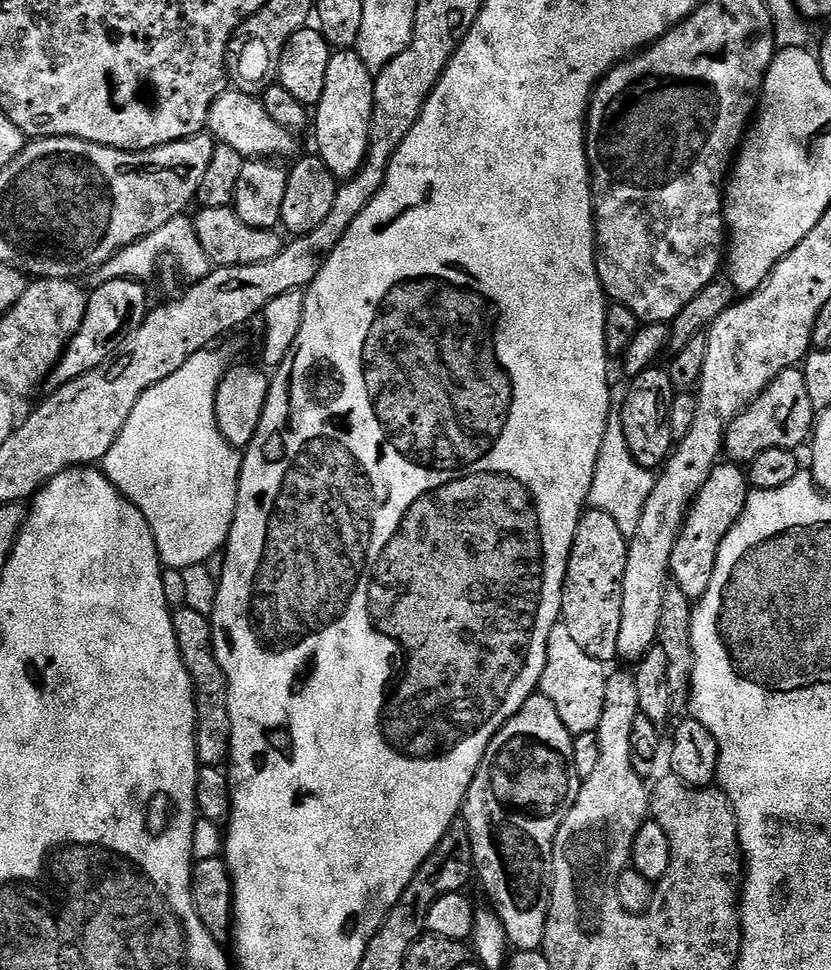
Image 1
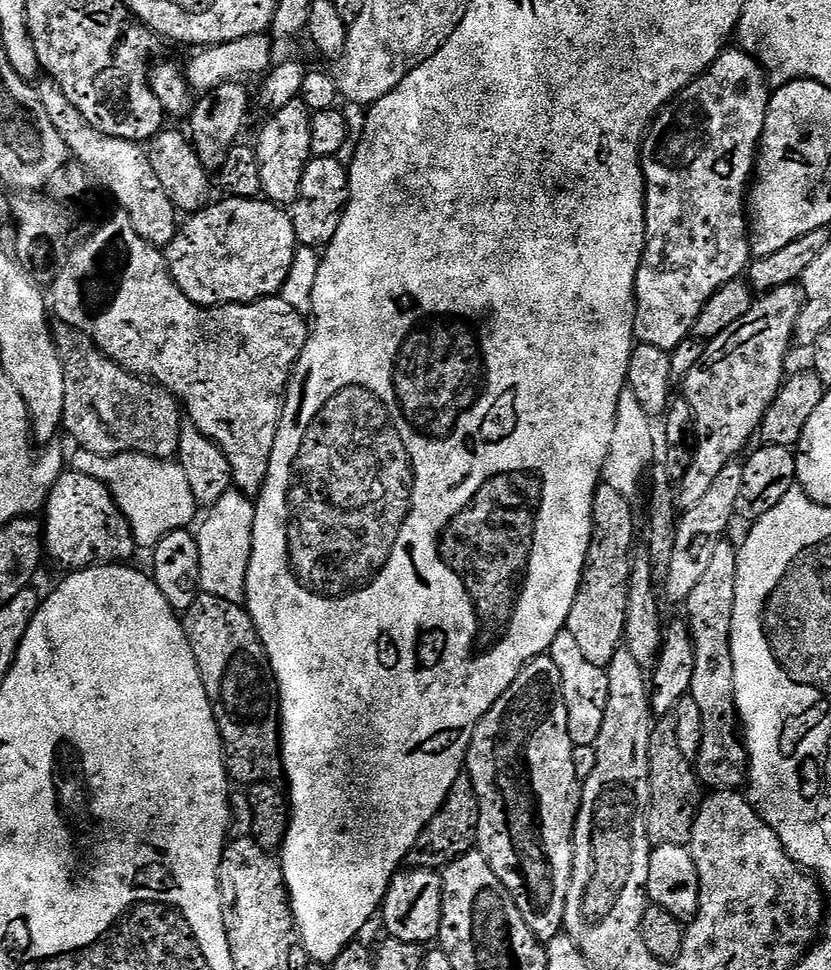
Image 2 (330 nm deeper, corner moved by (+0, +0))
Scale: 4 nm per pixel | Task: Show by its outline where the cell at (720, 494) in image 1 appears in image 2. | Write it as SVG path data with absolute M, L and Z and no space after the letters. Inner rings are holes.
M725 542L714 550L706 575L690 590L690 598L682 605L683 615L694 642L694 682L690 695L698 702L702 714L702 750L694 762L696 775L708 790L740 790L748 782L748 750L742 739L742 725L736 710L734 694L734 658L732 657L732 619L734 618L734 590L738 582L738 548L734 543Z

